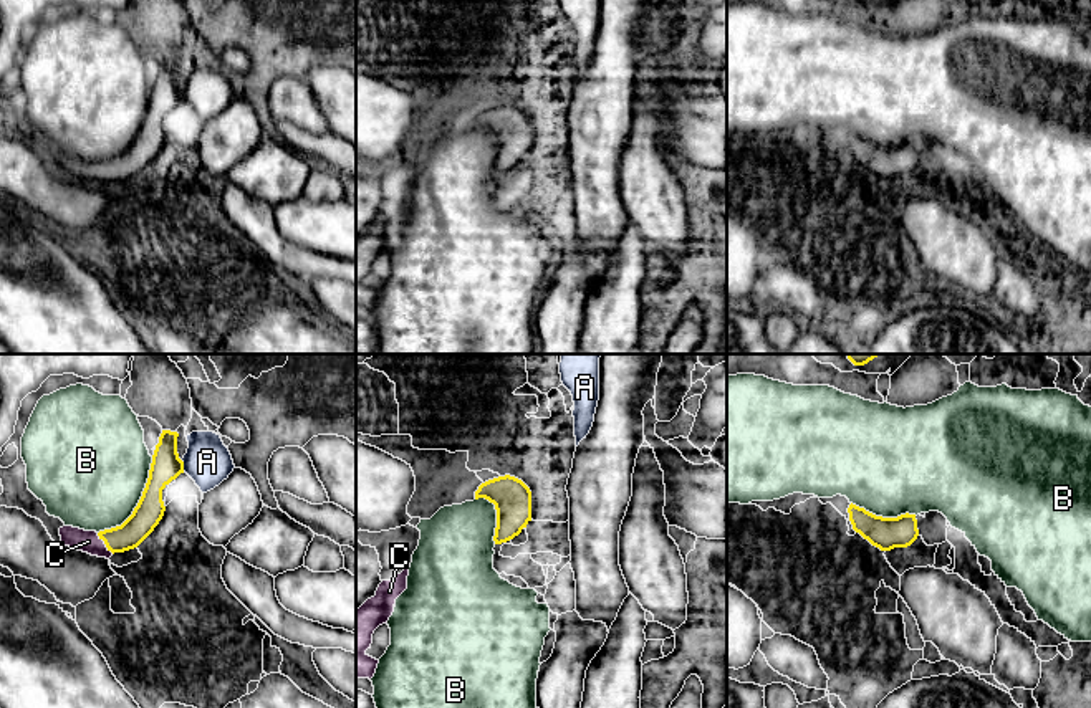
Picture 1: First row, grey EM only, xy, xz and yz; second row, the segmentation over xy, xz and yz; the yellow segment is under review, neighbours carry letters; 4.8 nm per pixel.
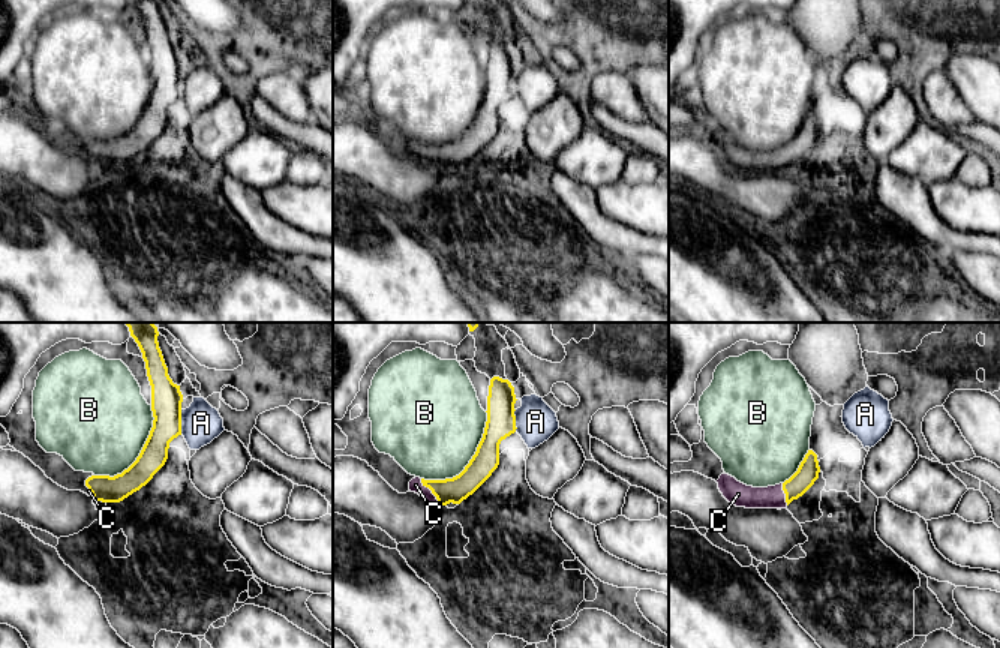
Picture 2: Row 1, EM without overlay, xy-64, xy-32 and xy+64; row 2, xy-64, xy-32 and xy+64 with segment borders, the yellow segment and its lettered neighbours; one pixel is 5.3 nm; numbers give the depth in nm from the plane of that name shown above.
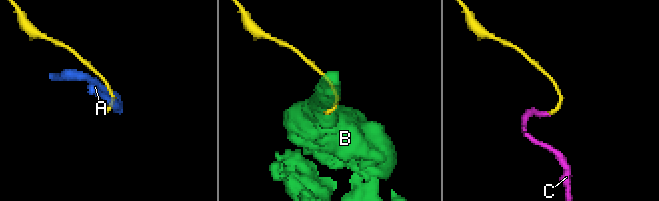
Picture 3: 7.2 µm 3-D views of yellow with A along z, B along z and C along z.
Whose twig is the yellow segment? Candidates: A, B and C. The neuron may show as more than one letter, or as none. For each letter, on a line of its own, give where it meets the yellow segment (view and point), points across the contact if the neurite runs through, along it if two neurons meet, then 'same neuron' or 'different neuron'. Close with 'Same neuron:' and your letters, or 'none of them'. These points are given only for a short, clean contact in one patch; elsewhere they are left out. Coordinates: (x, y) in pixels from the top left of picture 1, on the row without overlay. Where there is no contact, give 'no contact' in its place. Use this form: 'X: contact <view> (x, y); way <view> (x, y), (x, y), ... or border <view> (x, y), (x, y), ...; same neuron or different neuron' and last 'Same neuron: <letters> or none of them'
A: contact xy (182, 95); border xy (181, 90), (184, 100); different neuron
B: contact xy (139, 131); different neuron
C: contact xy (105, 172); way xy (146, 144), (123, 167), (105, 172), (88, 171); same neuron
Same neuron: C

